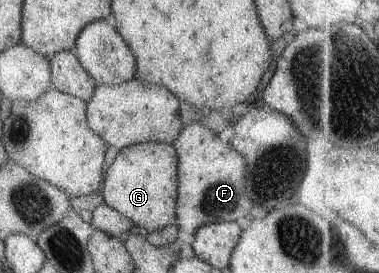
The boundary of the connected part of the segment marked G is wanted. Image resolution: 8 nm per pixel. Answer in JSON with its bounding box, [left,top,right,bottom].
[102,142,177,232]

